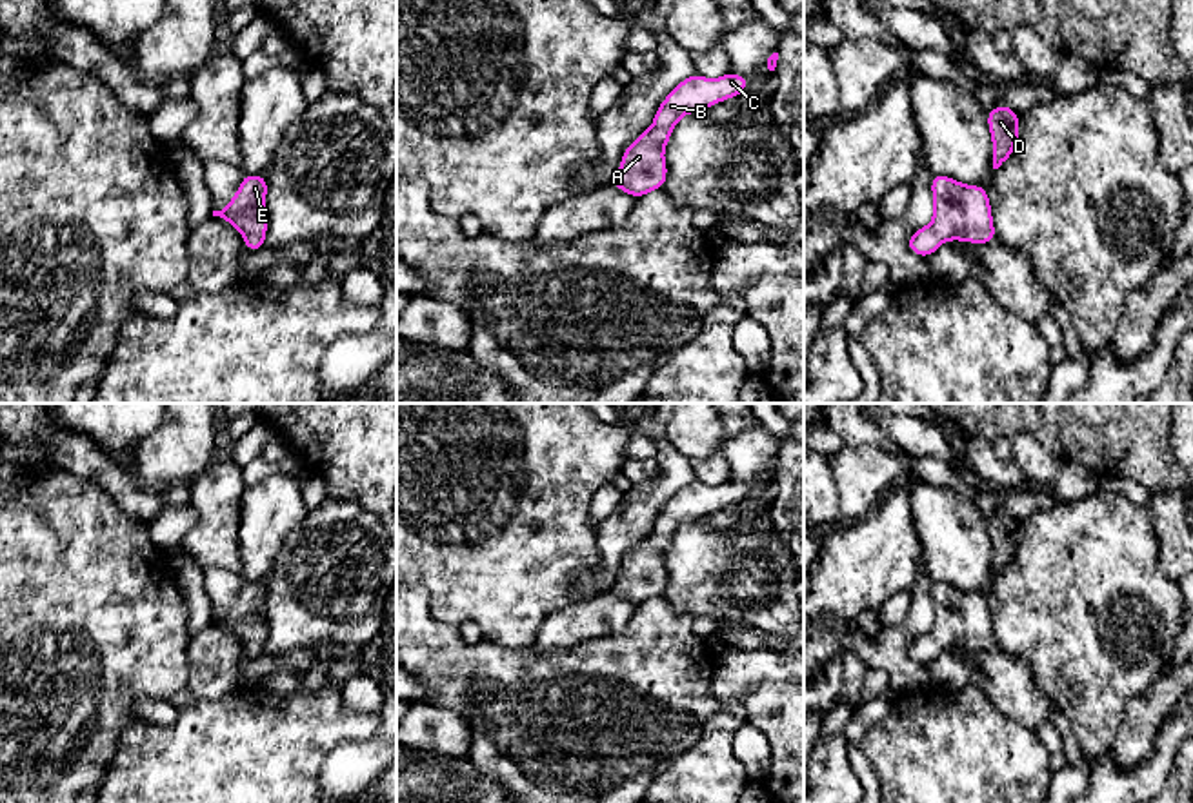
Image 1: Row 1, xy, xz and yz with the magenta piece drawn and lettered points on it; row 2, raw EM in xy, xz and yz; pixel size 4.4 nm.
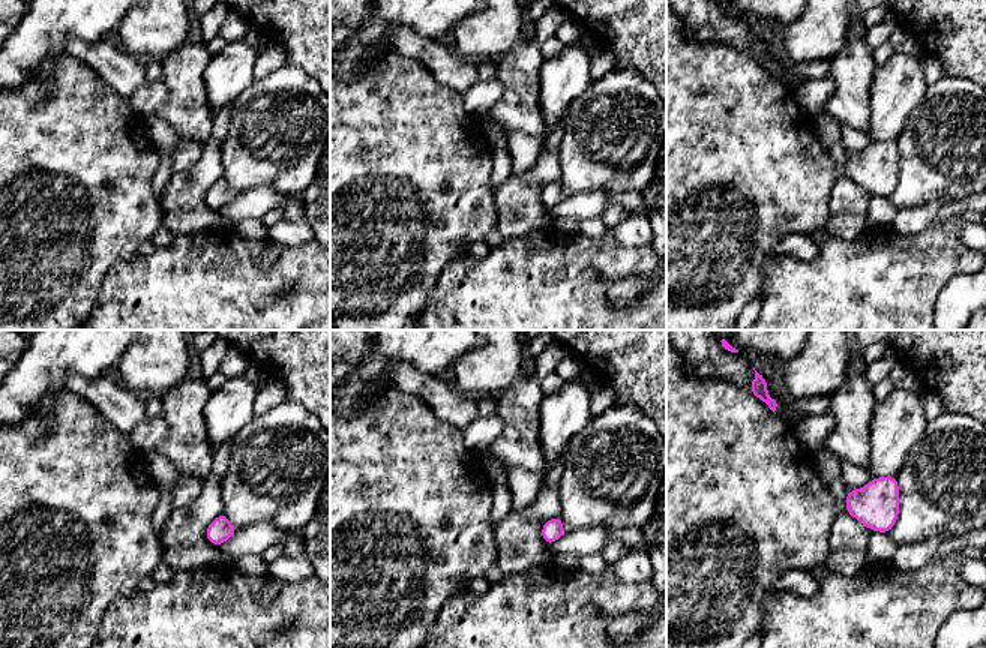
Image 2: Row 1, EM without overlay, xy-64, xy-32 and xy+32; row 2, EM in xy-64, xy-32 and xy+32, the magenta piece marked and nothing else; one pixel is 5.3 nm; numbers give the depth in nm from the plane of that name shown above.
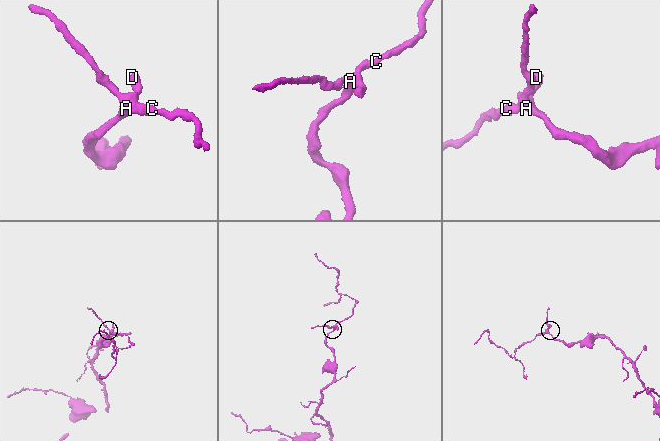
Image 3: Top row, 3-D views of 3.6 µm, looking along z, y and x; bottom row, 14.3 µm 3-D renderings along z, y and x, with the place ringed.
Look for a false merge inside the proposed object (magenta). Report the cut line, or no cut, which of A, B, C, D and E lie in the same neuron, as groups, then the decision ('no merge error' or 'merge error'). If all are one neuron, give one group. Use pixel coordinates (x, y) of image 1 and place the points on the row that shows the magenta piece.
cut none; groups A B C D E; no merge error

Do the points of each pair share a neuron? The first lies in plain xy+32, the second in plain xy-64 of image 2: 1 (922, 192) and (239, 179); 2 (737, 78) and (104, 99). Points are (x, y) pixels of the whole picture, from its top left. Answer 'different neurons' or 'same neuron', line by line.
1: same neuron
2: same neuron

